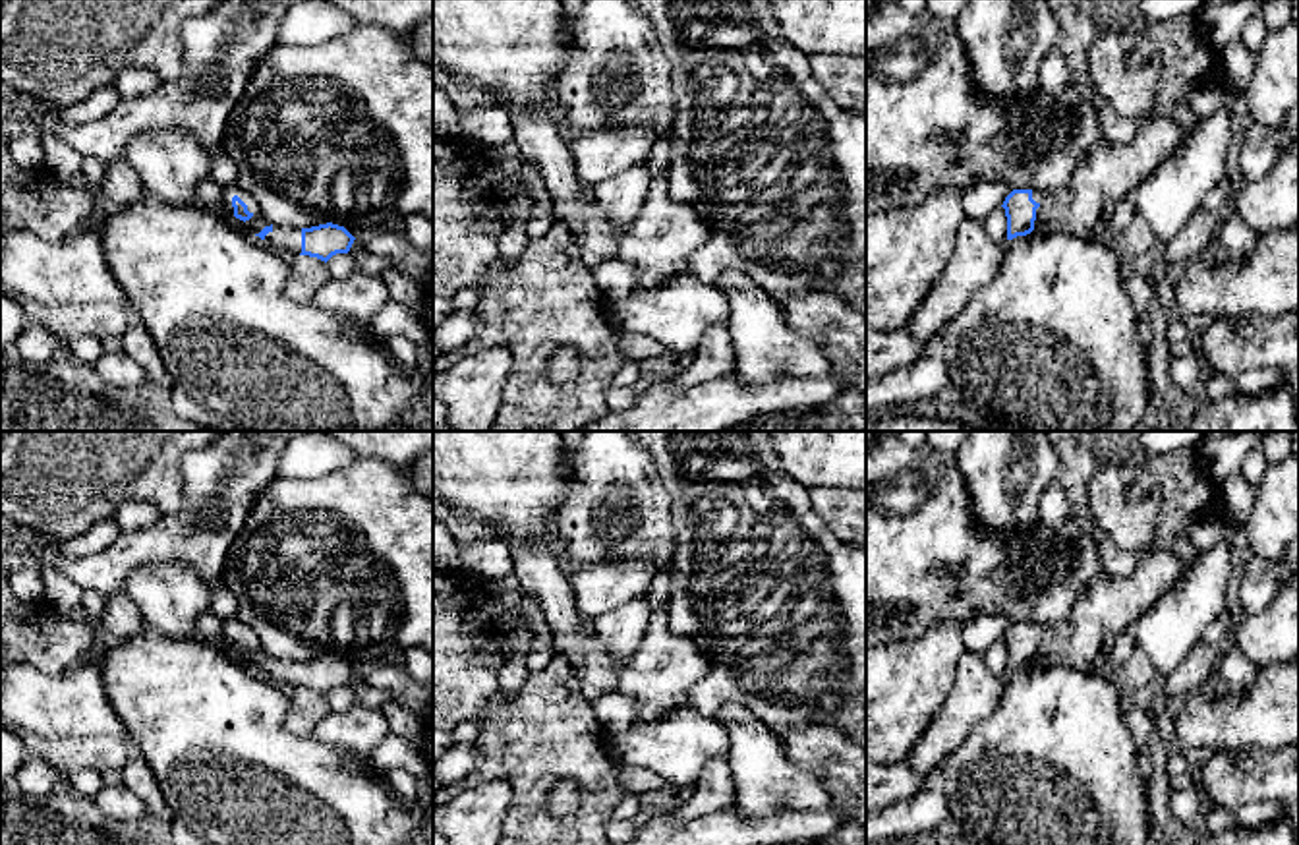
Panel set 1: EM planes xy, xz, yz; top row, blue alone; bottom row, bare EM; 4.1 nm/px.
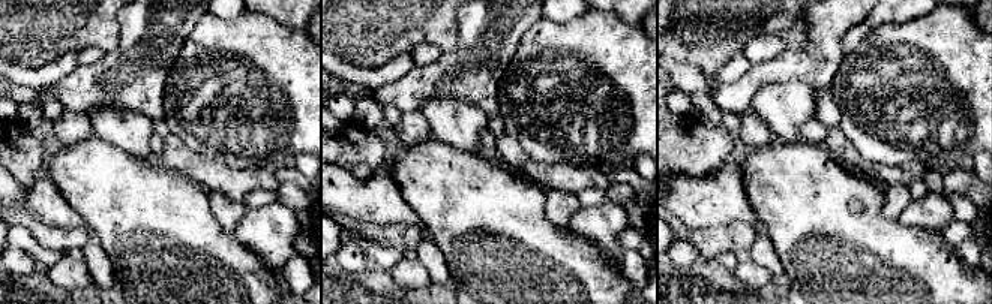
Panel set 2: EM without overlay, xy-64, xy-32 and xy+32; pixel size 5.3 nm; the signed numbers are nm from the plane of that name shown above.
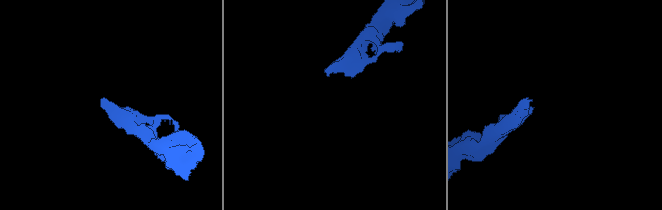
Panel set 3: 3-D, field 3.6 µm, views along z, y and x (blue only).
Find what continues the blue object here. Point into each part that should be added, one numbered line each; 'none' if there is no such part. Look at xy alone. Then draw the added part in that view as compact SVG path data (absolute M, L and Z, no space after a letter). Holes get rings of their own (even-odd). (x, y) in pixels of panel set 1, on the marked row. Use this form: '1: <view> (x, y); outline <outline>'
1: xy (256, 223); outline M236 182L222 188L222 215L228 222L251 234L259 234L265 226L271 226L271 222L267 222L261 217L259 207L253 201L253 197L247 191L244 191ZM234 195L238 195L247 205L247 211L253 215L249 220L244 222L234 217L234 207L232 207Z

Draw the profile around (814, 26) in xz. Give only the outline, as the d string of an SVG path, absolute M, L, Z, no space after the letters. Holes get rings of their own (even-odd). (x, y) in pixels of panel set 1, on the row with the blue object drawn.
M769 0L785 39L812 54L866 58L866 0Z

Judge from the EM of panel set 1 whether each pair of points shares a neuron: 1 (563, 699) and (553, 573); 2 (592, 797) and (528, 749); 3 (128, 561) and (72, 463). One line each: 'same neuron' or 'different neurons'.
1: different neurons
2: same neuron
3: different neurons

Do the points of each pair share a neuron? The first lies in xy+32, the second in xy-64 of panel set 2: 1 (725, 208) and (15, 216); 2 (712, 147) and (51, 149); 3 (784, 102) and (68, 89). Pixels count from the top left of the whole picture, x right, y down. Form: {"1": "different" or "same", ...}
{"1": "different", "2": "different", "3": "different"}

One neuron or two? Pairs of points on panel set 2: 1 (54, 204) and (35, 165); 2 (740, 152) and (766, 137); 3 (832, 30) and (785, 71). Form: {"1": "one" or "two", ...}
{"1": "two", "2": "two", "3": "one"}

